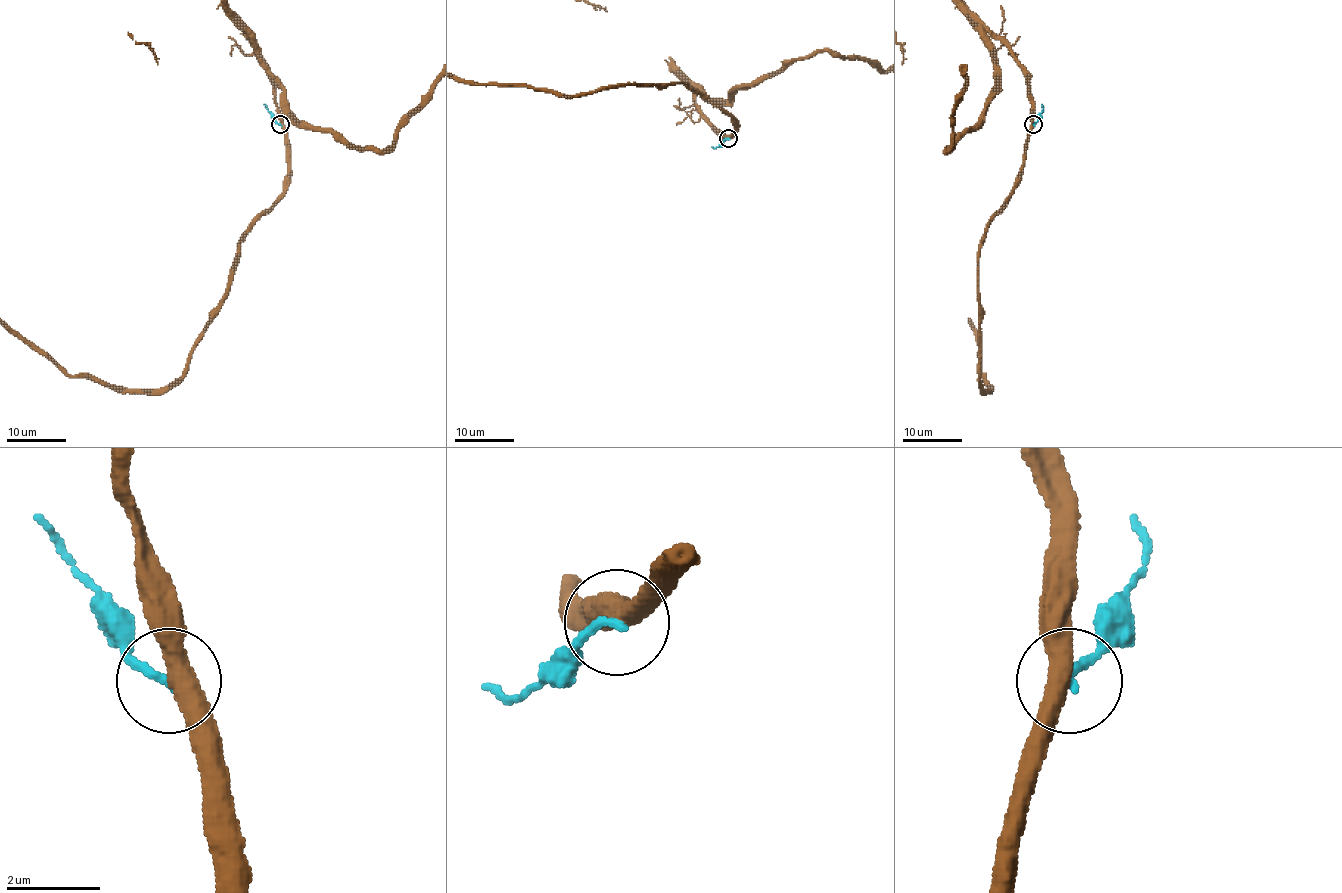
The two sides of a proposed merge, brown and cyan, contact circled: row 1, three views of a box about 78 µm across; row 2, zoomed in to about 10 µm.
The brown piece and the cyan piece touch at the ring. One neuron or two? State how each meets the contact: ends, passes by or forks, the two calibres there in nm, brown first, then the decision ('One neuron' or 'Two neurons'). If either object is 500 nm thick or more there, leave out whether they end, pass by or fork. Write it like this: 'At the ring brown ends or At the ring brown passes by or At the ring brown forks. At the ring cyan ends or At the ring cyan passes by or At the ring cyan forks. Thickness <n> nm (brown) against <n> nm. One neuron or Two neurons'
At the ring brown passes by. At the ring cyan ends. Thickness 440 nm (brown) against 190 nm. Two neurons

